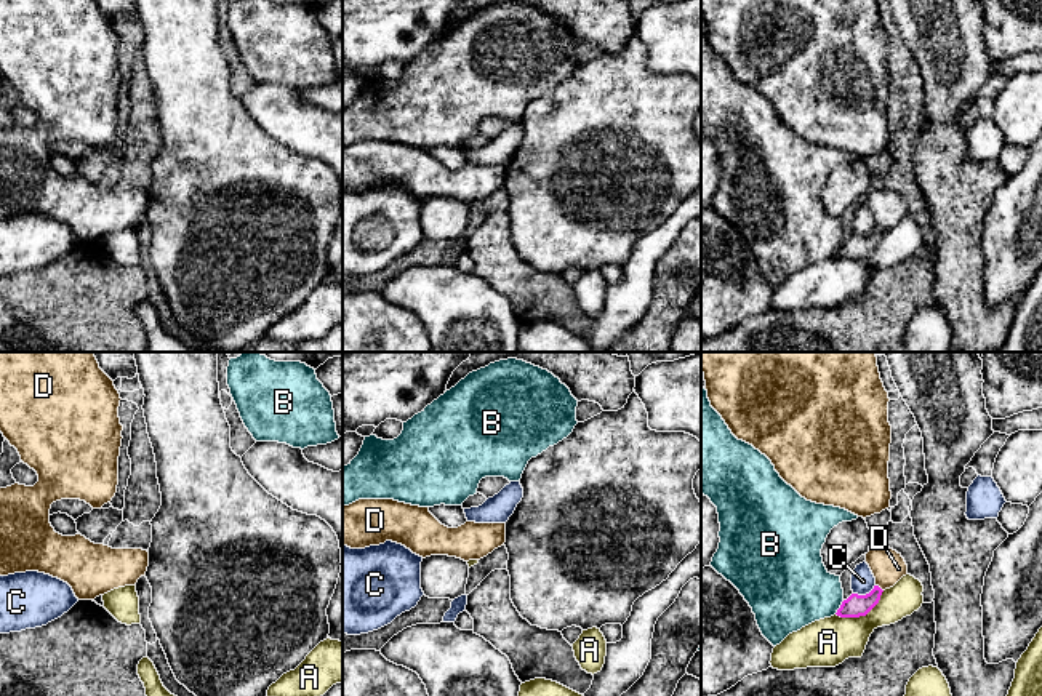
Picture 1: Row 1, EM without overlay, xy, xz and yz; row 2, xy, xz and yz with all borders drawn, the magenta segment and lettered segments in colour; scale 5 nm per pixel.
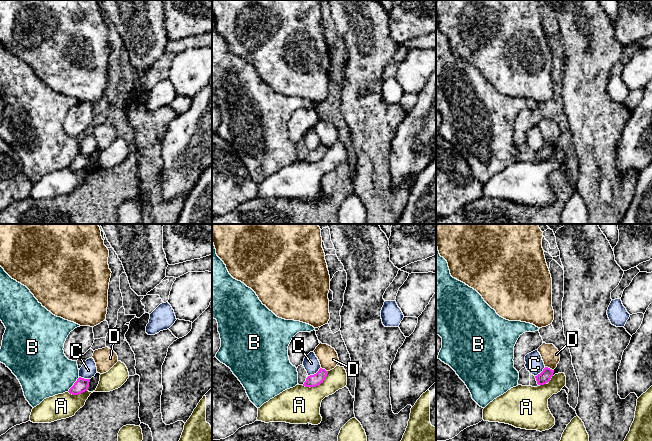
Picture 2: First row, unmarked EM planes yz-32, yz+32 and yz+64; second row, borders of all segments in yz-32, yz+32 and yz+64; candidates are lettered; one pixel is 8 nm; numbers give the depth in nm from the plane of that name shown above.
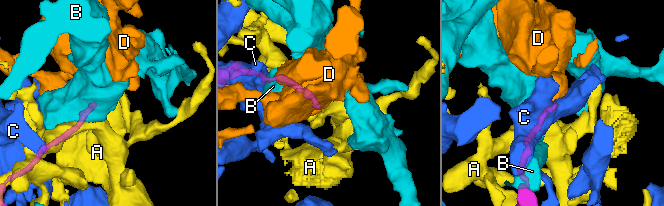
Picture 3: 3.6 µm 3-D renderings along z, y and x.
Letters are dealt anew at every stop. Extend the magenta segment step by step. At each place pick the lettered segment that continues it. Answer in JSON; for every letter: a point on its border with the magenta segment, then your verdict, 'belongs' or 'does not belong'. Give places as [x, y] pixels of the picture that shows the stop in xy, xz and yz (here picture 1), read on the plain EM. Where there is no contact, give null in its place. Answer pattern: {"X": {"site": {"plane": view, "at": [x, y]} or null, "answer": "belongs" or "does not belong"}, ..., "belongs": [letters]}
{"A": {"site": {"plane": "yz", "at": [861, 256]}, "answer": "does not belong"}, "B": {"site": {"plane": "yz", "at": [841, 248]}, "answer": "does not belong"}, "C": {"site": {"plane": "yz", "at": [866, 236]}, "answer": "does not belong"}, "D": {"site": {"plane": "yz", "at": [879, 229]}, "answer": "does not belong"}, "belongs": []}

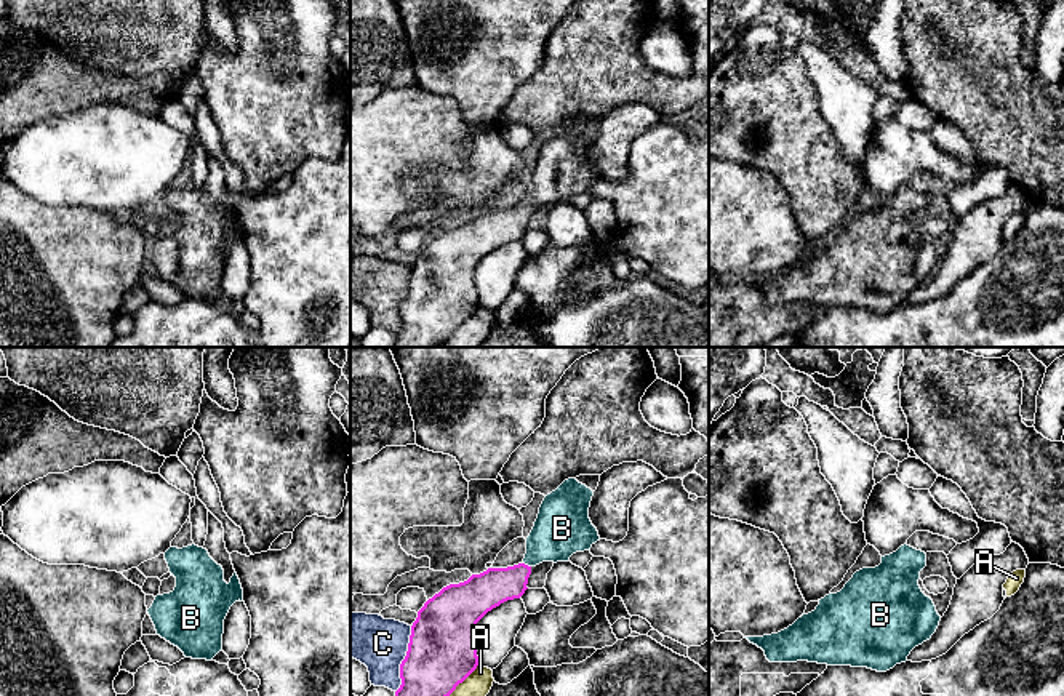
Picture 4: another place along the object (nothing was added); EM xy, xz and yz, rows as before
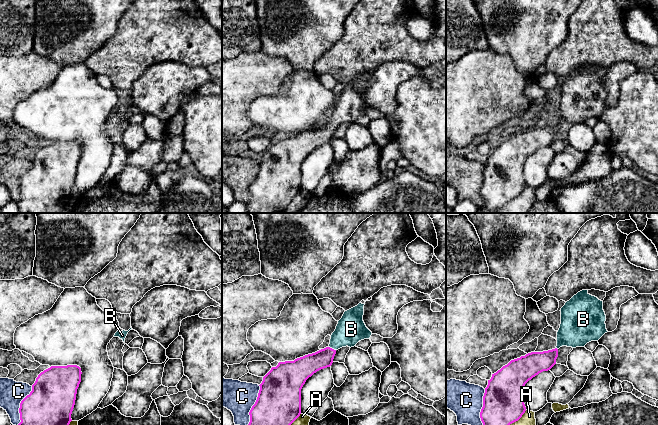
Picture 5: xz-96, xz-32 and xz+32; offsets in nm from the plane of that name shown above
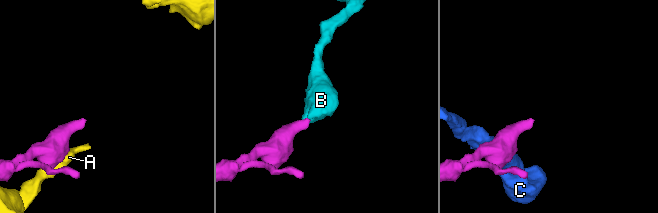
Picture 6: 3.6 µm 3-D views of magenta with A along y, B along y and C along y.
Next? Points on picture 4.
{"A": {"site": {"plane": "xz", "at": [456, 327]}, "answer": "does not belong"}, "B": {"site": {"plane": "xz", "at": [527, 207]}, "answer": "belongs"}, "C": {"site": {"plane": "xz", "at": [404, 301]}, "answer": "does not belong"}, "belongs": ["B"]}

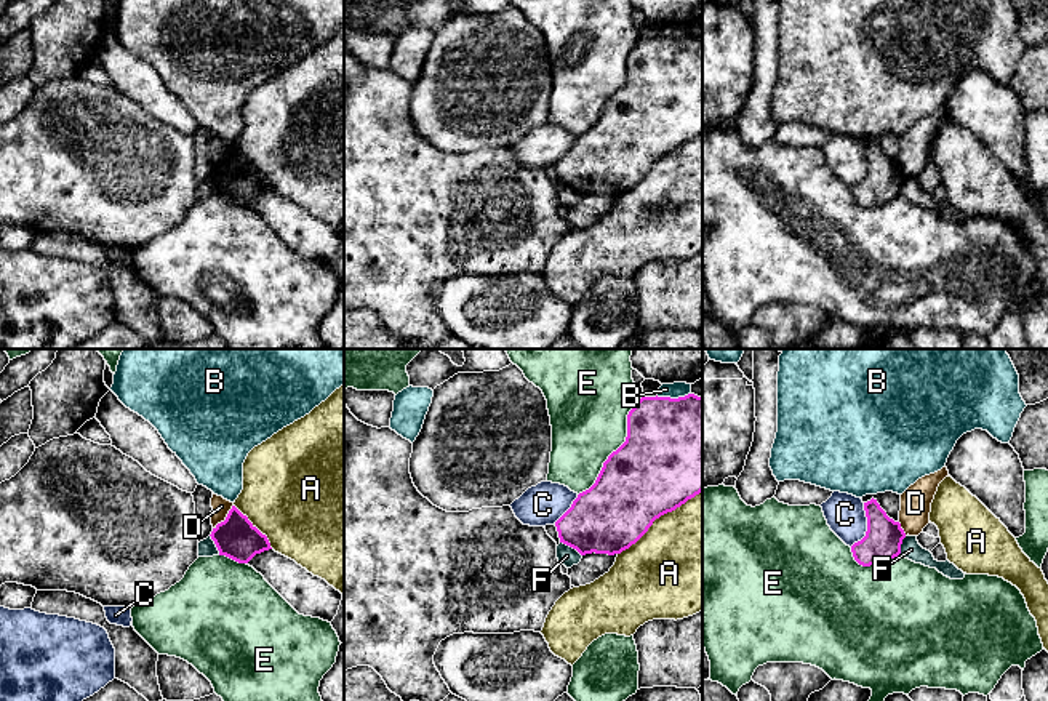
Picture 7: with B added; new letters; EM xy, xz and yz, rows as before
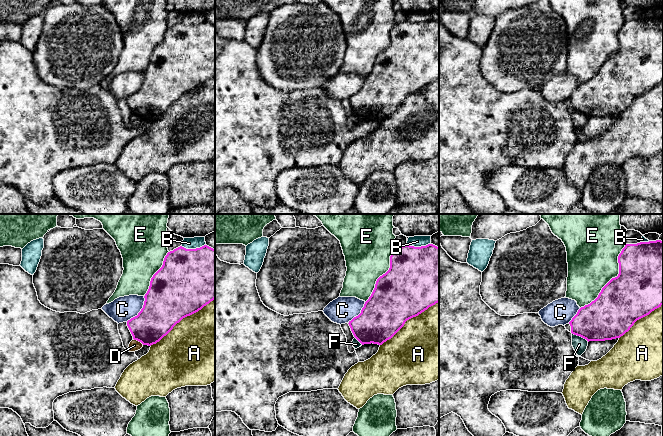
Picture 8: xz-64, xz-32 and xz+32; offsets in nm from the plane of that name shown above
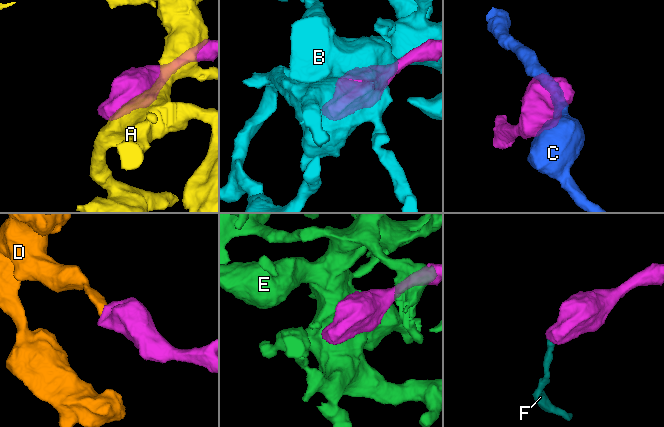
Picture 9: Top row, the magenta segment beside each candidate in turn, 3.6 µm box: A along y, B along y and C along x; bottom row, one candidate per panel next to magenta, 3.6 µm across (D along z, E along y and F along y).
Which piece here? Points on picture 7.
{"A": {"site": {"plane": "xz", "at": [658, 159]}, "answer": "does not belong"}, "B": {"site": {"plane": "xz", "at": [672, 40]}, "answer": "does not belong"}, "C": {"site": {"plane": "yz", "at": [868, 168]}, "answer": "does not belong"}, "D": {"site": {"plane": "xy", "at": [226, 159]}, "answer": "does not belong"}, "E": {"site": {"plane": "xz", "at": [618, 90]}, "answer": "does not belong"}, "F": {"site": {"plane": "xz", "at": [572, 188]}, "answer": "does not belong"}, "belongs": []}

